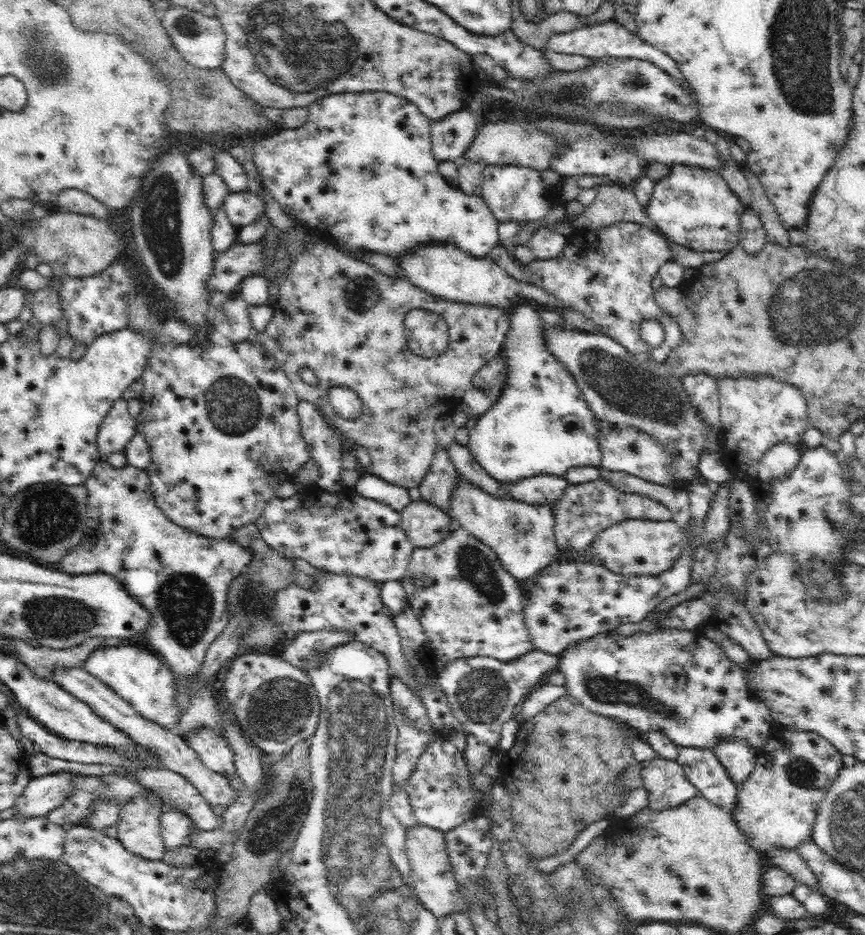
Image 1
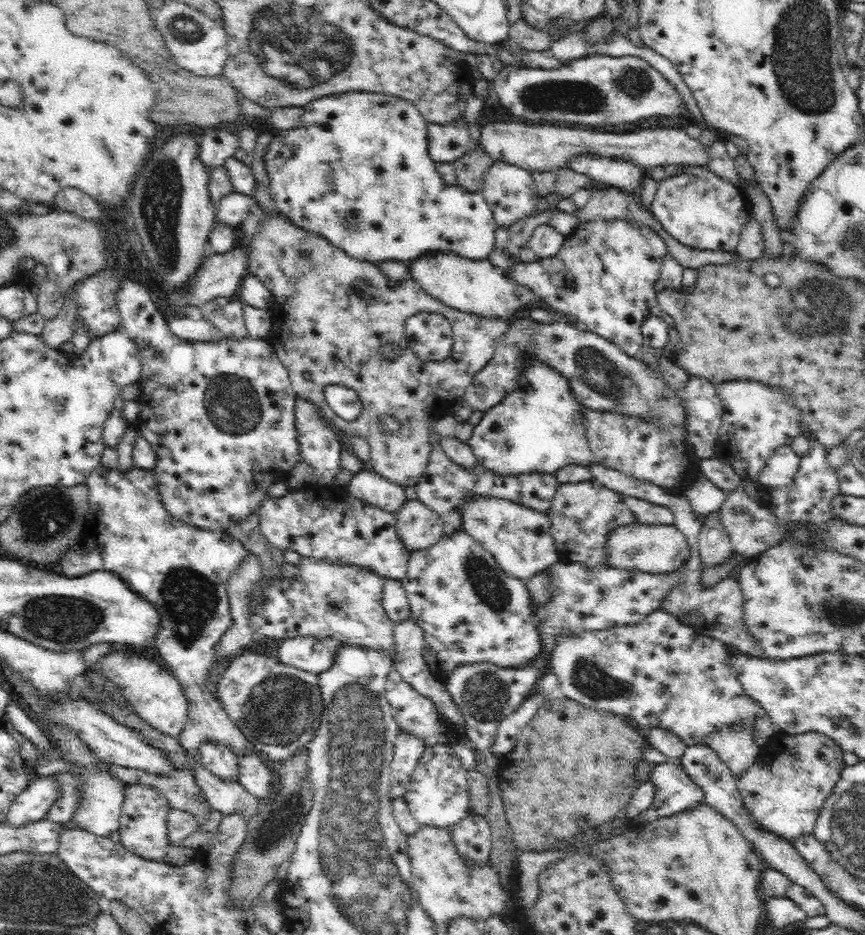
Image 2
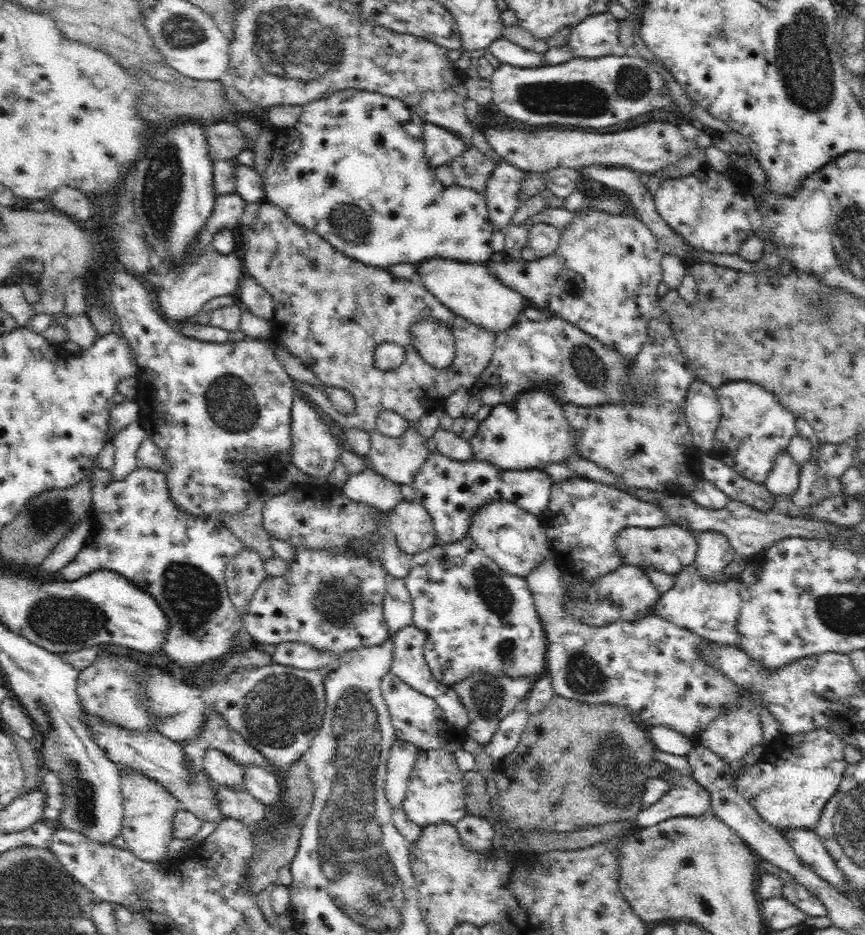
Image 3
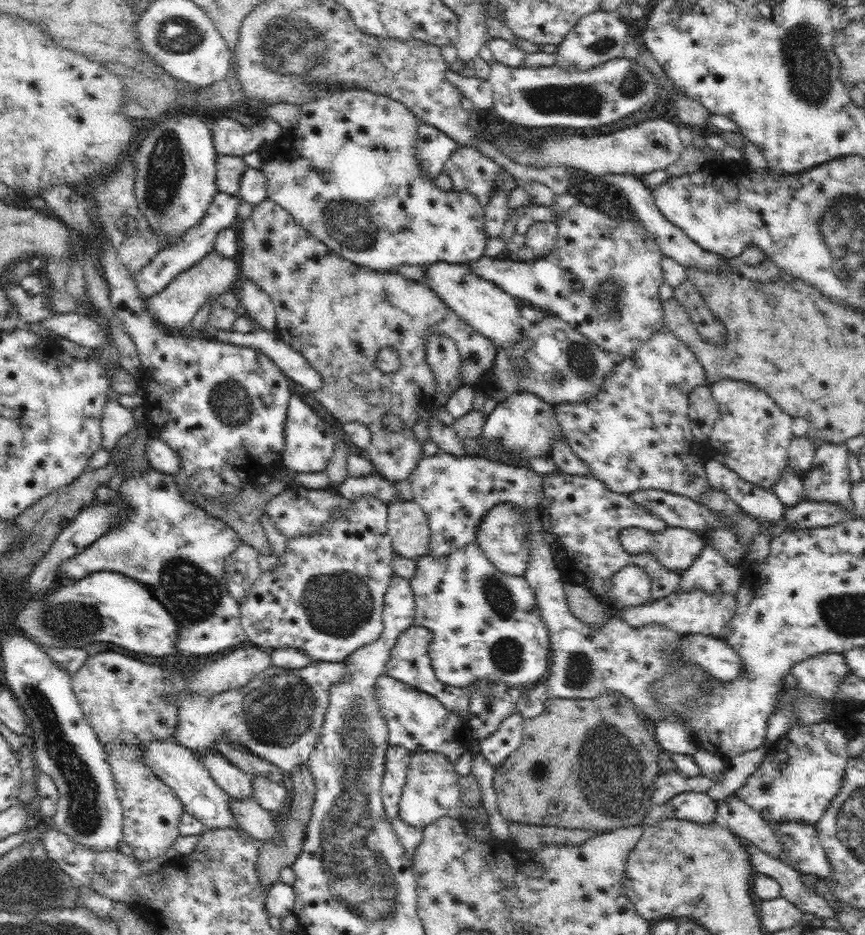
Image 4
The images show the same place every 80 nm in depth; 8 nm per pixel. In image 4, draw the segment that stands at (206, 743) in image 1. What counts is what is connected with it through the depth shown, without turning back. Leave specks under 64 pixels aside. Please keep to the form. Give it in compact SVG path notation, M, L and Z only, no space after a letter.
M209 753L201 759L214 782L232 799L252 799L254 776L232 765L221 753Z

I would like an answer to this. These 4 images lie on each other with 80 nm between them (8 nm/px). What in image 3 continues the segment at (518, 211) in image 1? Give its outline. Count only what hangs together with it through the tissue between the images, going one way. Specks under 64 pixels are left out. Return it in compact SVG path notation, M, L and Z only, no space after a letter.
M507 161L497 162L484 190L492 226L502 229L510 222L516 209L528 199L523 196L522 171Z

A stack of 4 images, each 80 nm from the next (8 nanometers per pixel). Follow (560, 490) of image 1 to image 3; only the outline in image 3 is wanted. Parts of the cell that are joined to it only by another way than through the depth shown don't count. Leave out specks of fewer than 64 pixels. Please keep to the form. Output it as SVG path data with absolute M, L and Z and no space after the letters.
M437 449L431 451L422 465L419 473L412 482L414 499L420 501L432 517L436 534L438 534L438 544L446 545L468 538L470 530L470 518L472 514L482 508L488 502L510 501L532 514L543 514L546 512L548 501L550 500L550 489L553 484L551 476L540 469L524 470L504 470L496 465L491 465L486 461L470 459L469 461L460 461L442 454Z

